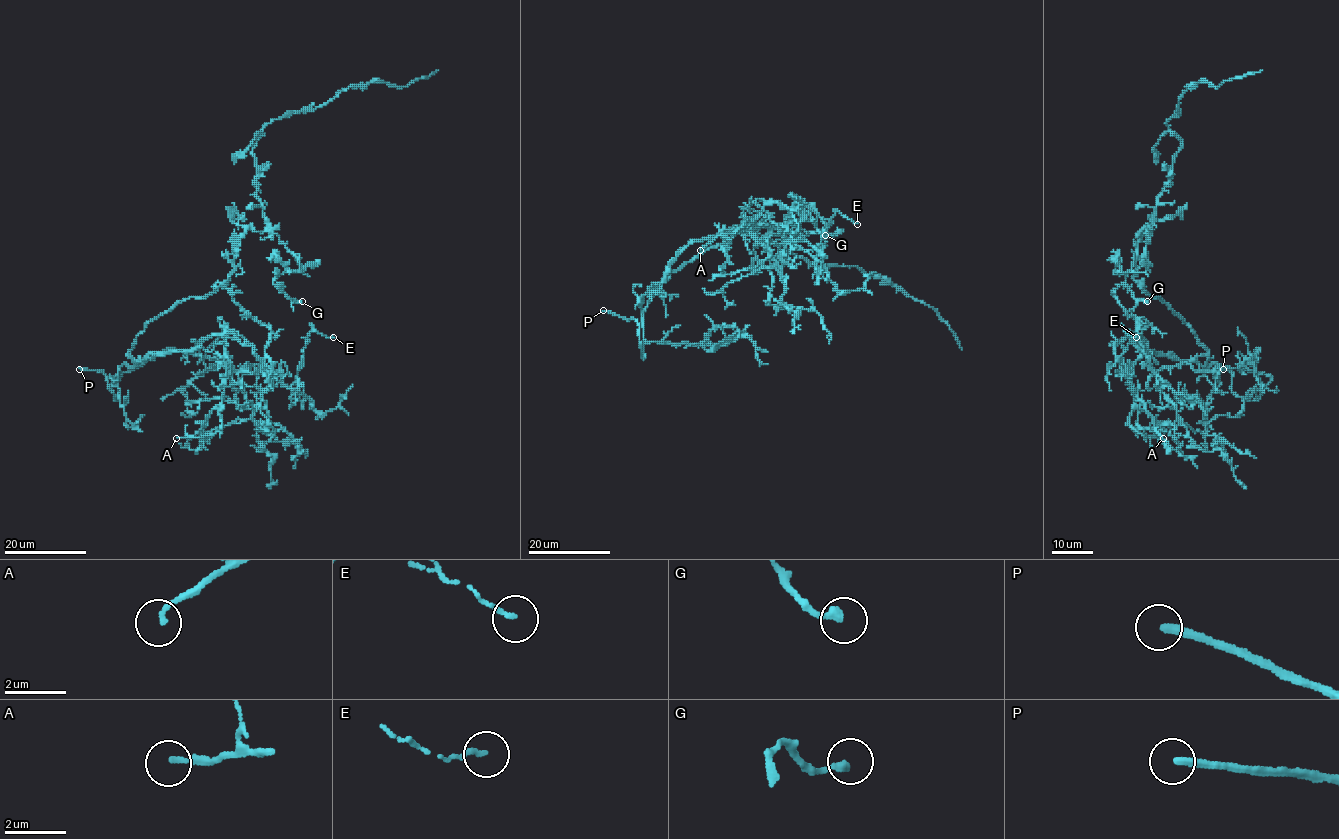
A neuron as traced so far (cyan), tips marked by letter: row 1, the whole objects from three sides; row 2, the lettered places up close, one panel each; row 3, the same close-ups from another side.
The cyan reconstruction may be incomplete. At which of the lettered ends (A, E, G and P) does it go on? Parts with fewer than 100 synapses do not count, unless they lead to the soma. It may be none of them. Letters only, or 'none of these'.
P

